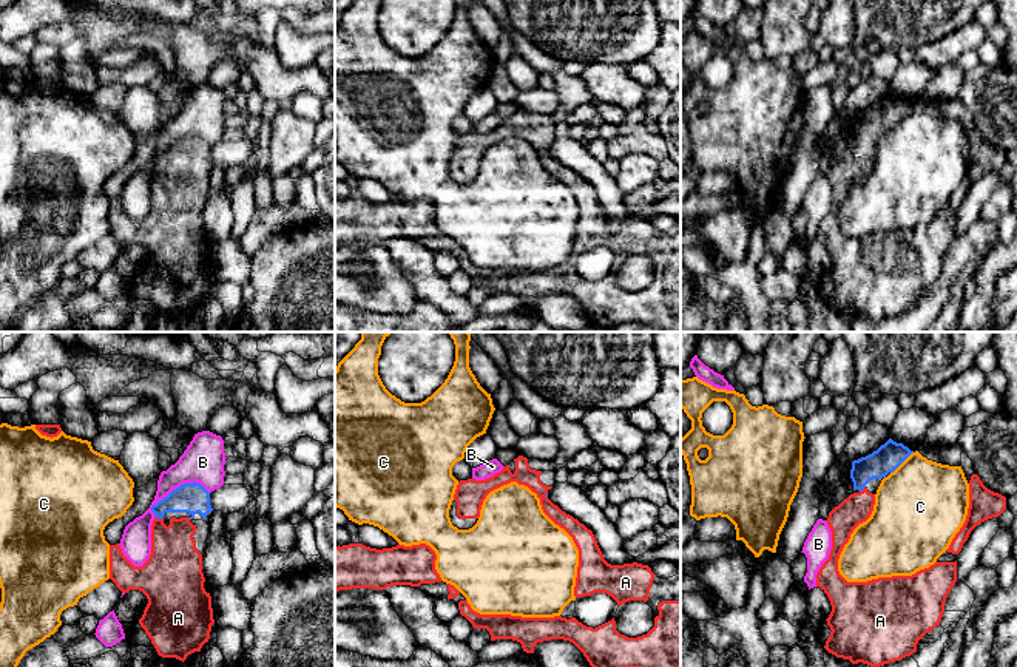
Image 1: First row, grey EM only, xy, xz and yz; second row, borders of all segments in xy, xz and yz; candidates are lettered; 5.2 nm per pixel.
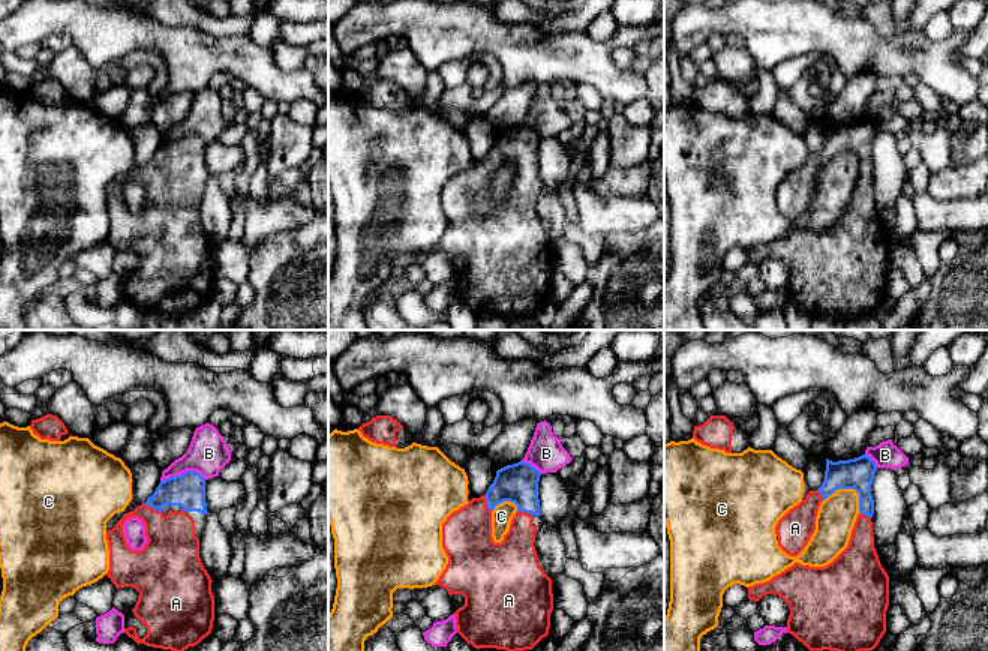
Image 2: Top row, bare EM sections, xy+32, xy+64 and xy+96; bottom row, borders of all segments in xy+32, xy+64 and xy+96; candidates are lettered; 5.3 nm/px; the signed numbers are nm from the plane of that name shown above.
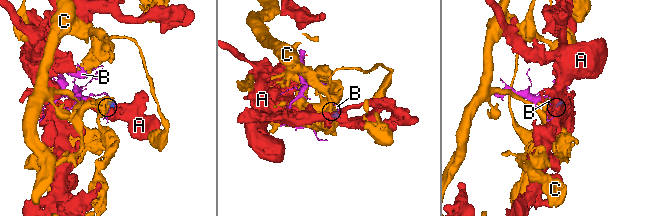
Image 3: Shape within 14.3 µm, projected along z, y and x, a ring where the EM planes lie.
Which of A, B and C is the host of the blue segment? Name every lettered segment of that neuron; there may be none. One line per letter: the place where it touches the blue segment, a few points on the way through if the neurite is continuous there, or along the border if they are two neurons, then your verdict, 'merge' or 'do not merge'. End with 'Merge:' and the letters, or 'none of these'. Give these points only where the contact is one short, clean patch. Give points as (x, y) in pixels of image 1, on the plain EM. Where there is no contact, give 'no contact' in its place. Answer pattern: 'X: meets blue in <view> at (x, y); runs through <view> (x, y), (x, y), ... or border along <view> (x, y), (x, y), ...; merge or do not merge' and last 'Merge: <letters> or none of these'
A: meets blue in xy at (159, 172); merge
B: meets blue in xy at (179, 141); border along xy (209, 145), (199, 138), (184, 136), (159, 153), (150, 164); do not merge
C: meets blue in yz at (902, 116); do not merge
Merge: A

